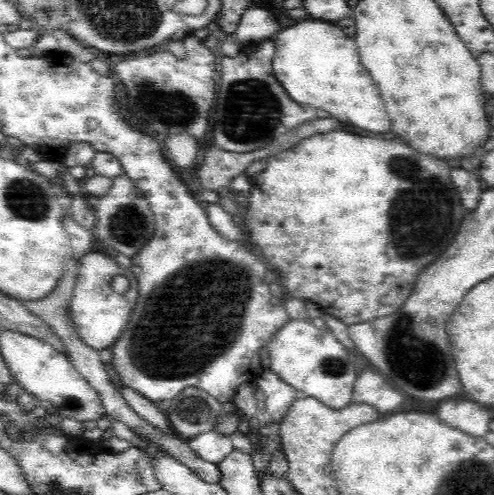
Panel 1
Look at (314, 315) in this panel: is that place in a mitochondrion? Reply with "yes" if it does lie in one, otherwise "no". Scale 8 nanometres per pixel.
no

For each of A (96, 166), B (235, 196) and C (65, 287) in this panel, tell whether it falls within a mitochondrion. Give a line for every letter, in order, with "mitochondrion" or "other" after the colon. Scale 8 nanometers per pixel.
A: other
B: other
C: other

